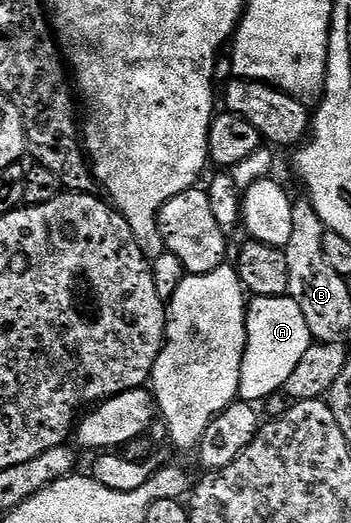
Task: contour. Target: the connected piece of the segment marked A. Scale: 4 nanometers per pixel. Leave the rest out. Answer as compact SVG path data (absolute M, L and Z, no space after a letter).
M252 296L247 301L246 311L248 317L246 318L246 350L242 358L242 374L240 375L240 395L239 399L247 400L249 402L264 402L269 398L275 397L281 391L286 382L286 378L290 378L290 374L294 374L294 370L298 367L298 362L302 362L302 354L306 354L306 350L314 342L310 334L310 326L306 326L306 318L302 318L302 310L298 310L298 306L293 304L292 297L287 296Z

